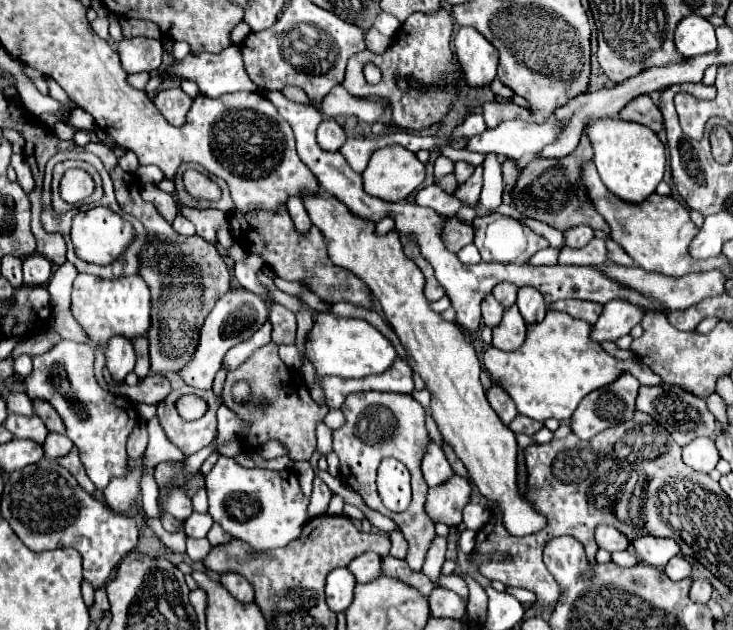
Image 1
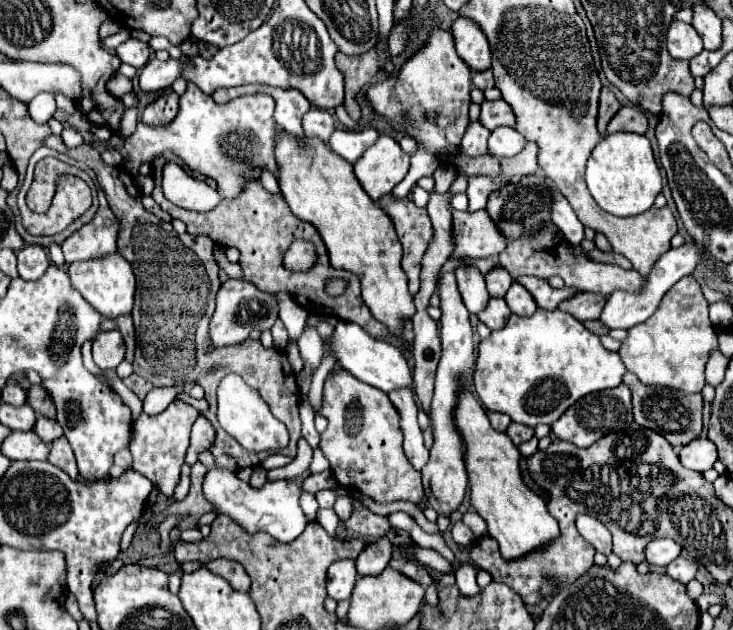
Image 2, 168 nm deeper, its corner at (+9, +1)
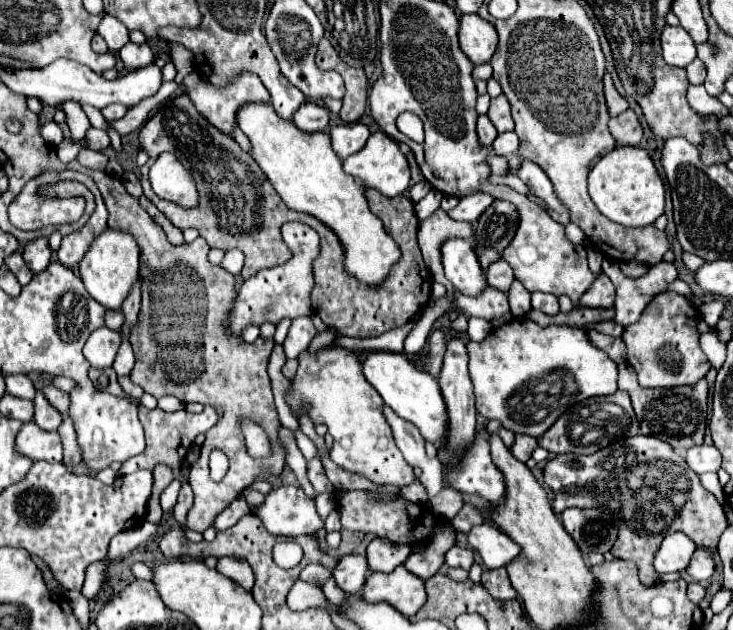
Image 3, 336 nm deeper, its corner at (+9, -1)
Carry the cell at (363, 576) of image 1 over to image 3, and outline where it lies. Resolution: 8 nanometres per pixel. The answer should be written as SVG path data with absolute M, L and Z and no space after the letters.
M375 538L367 546L367 564L371 572L391 572L399 564L403 564L409 554L409 544L393 544L389 540Z

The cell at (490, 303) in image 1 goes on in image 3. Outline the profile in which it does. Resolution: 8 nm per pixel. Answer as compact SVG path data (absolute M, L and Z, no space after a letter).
M453 238L445 242L441 252L445 276L449 282L453 282L455 290L459 290L463 296L479 296L485 290L487 280L473 244L461 238Z

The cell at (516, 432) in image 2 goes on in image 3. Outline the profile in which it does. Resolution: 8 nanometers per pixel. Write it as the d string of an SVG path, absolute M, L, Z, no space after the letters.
M515 434L515 442L511 446L511 452L521 462L527 462L531 458L531 452L537 448L537 444L539 444L537 438L533 438L529 434Z

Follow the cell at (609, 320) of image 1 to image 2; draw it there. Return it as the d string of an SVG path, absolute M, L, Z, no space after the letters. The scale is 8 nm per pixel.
M693 242L693 244L683 244L679 248L671 248L669 252L665 252L651 268L651 272L645 278L645 288L641 288L641 292L625 292L625 290L617 290L607 298L607 304L601 312L601 322L609 328L633 328L635 324L641 324L643 320L647 320L649 316L653 316L653 312L657 310L663 294L675 284L679 282L683 276L693 274L693 270L697 268L699 260L703 258L703 250L701 244Z

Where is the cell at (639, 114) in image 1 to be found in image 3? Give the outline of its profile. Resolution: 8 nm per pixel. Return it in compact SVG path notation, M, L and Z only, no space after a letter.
M631 108L609 120L609 132L613 134L617 146L639 146L643 138L643 128Z

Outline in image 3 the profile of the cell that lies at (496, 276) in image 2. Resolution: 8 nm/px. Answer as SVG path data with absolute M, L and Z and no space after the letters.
M497 260L497 262L489 264L489 268L487 268L489 286L493 286L493 288L497 288L501 292L507 292L509 286L513 284L513 280L515 280L513 270L505 260Z

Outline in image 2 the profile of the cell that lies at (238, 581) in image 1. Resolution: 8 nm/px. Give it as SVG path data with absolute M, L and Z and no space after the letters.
M217 558L217 560L211 560L211 562L207 564L207 568L209 568L213 574L223 576L235 590L239 590L239 592L249 592L249 586L251 586L249 574L245 572L245 568L243 568L237 560Z

